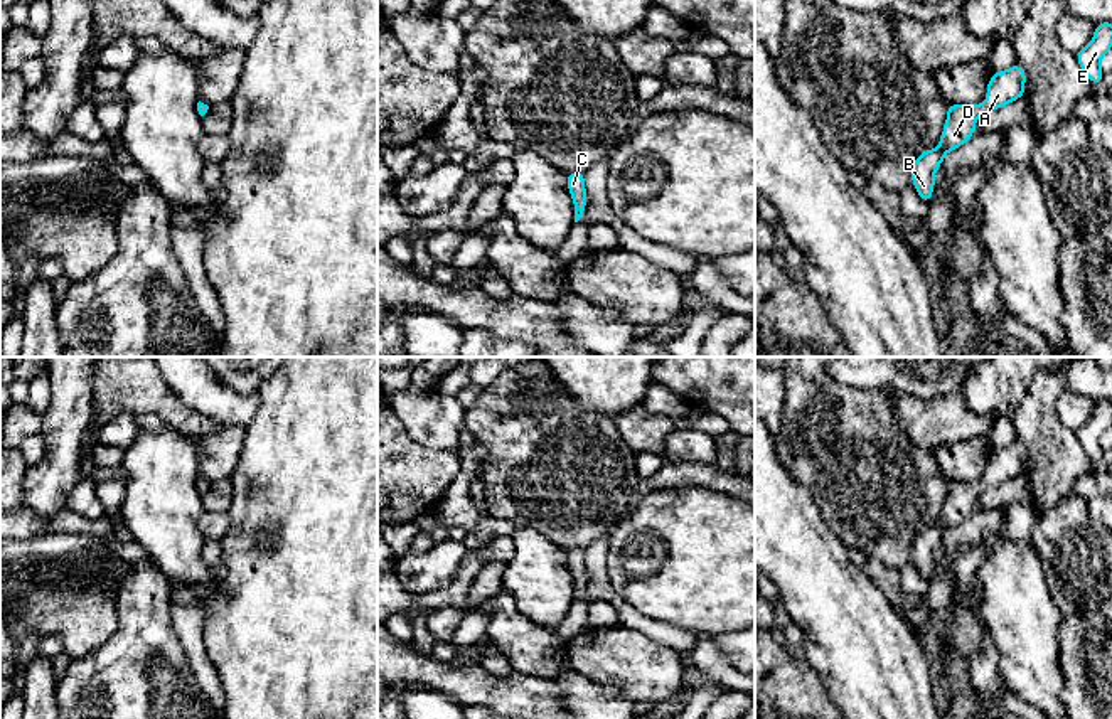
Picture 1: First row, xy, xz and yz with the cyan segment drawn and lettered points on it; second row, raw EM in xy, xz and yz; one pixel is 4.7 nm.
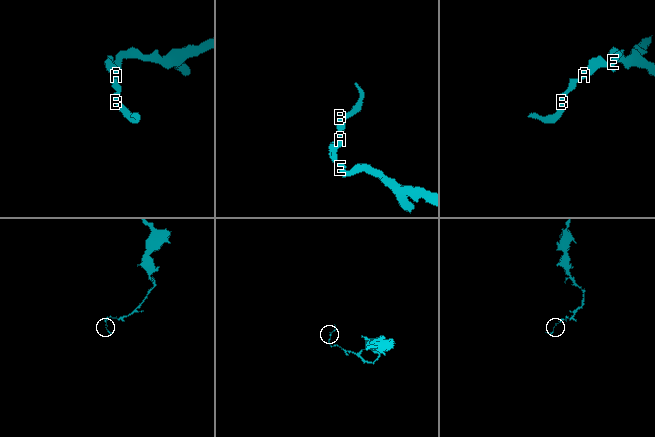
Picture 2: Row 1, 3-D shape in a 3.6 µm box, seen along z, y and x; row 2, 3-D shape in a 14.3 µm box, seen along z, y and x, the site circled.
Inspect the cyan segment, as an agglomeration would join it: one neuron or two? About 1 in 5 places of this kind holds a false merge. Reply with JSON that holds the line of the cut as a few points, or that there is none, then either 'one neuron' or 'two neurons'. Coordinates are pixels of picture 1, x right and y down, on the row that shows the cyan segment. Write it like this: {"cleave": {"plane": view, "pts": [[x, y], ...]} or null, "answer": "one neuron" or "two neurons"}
{"cleave": null, "answer": "one neuron"}

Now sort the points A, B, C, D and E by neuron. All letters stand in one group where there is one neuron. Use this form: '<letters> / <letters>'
A B C D E

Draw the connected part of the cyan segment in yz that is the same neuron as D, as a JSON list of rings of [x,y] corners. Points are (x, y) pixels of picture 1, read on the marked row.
[[[1016,62],[1013,67],[992,72],[987,83],[987,98],[979,104],[949,104],[947,121],[940,135],[940,146],[920,153],[913,162],[912,184],[920,199],[928,204],[935,185],[935,170],[942,165],[944,157],[967,143],[976,130],[981,115],[1006,106],[1024,96],[1026,72]]]

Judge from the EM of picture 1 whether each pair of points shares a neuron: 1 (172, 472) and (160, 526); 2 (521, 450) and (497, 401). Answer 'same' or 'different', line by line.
1: same
2: same

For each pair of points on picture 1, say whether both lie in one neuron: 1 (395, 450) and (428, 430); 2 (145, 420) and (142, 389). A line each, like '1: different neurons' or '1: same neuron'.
1: different neurons
2: different neurons

